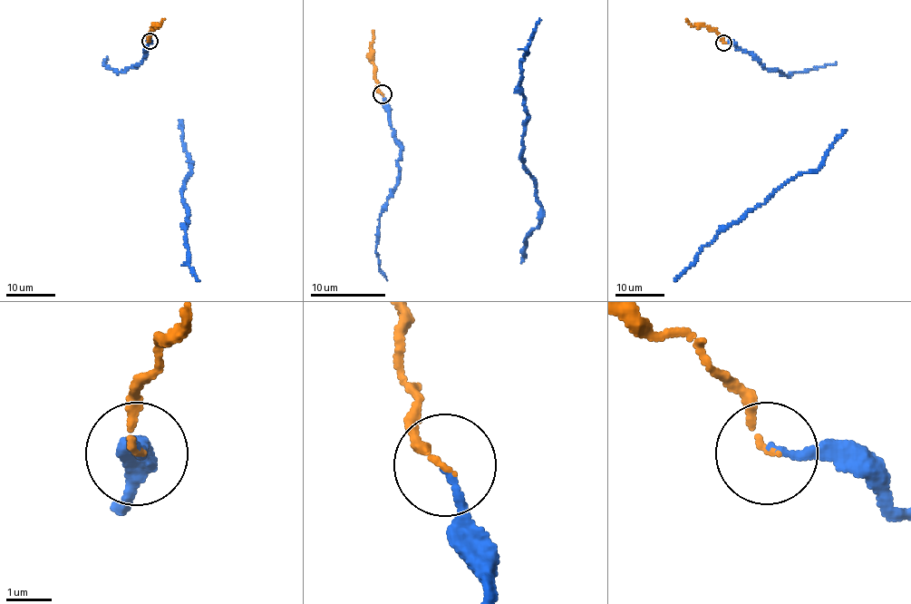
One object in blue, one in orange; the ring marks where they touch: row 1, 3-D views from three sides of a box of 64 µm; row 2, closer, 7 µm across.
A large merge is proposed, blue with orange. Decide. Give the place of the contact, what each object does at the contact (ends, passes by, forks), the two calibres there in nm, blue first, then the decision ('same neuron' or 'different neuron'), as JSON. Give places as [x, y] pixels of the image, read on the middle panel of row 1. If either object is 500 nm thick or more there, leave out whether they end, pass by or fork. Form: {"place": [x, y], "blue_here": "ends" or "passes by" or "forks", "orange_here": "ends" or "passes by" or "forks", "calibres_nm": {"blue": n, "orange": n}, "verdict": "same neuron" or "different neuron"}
{"place": [382, 93], "blue_here": "ends", "orange_here": "ends", "calibres_nm": {"blue": 150, "orange": 130}, "verdict": "same neuron"}

